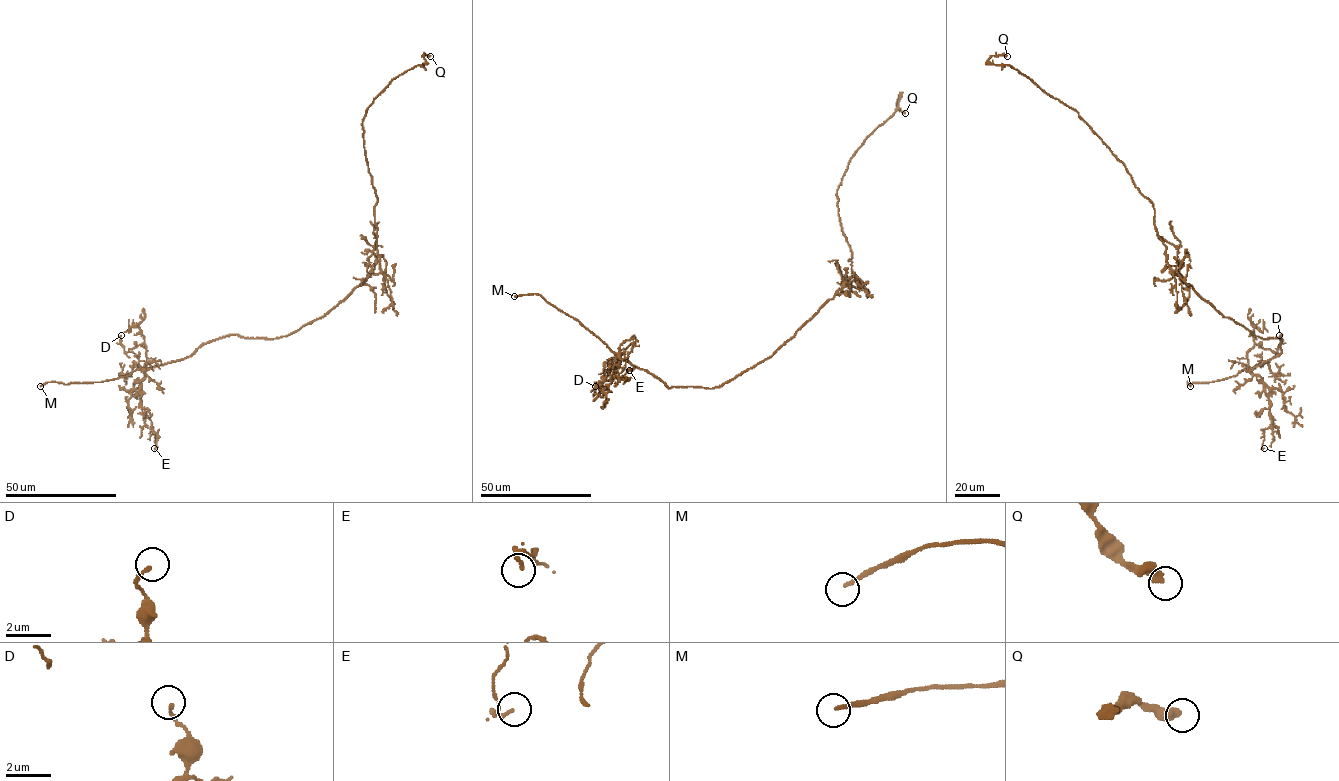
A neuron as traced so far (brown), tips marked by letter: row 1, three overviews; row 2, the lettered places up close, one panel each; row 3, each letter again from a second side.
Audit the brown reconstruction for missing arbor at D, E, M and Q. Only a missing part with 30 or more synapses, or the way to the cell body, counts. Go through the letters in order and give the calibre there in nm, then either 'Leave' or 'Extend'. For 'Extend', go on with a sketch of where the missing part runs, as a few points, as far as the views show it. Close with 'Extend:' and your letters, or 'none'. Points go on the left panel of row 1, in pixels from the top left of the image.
D: Thickness 160 nm. Leave
E: Thickness 170 nm. Leave
M: Thickness 150 nm. Extend
Q: Thickness 380 nm. Leave
Extend: M

